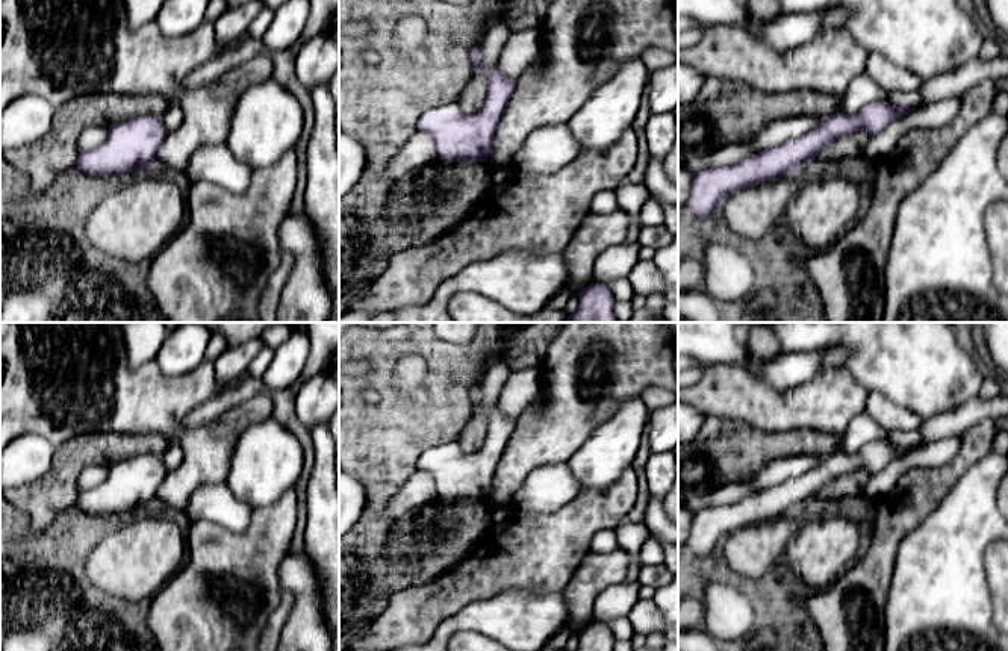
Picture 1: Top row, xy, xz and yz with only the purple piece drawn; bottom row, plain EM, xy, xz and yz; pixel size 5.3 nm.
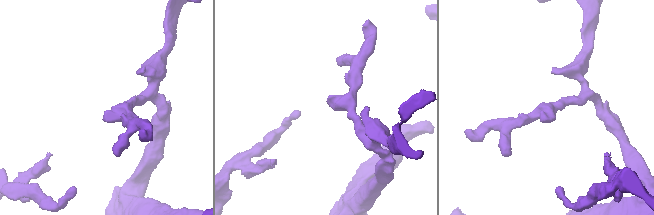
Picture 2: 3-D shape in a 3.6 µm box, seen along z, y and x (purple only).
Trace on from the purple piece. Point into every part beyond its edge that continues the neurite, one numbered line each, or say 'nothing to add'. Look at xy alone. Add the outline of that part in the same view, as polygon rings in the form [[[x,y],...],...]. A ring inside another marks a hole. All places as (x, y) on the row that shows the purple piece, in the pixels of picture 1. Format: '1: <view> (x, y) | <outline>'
1: xy (167, 155) | [[[165,138],[162,145],[156,153],[154,167],[162,170],[166,174],[176,174],[177,168],[177,139],[176,138]]]

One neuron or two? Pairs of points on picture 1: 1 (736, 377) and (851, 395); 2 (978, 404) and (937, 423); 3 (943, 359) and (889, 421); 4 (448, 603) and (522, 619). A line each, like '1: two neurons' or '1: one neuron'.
1: one neuron
2: one neuron
3: two neurons
4: two neurons

